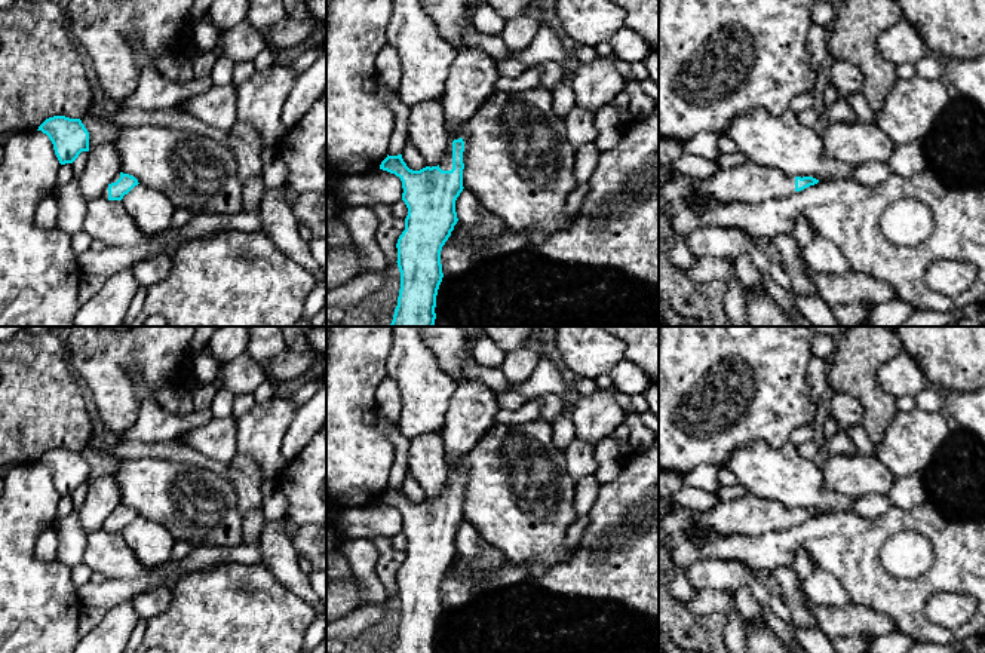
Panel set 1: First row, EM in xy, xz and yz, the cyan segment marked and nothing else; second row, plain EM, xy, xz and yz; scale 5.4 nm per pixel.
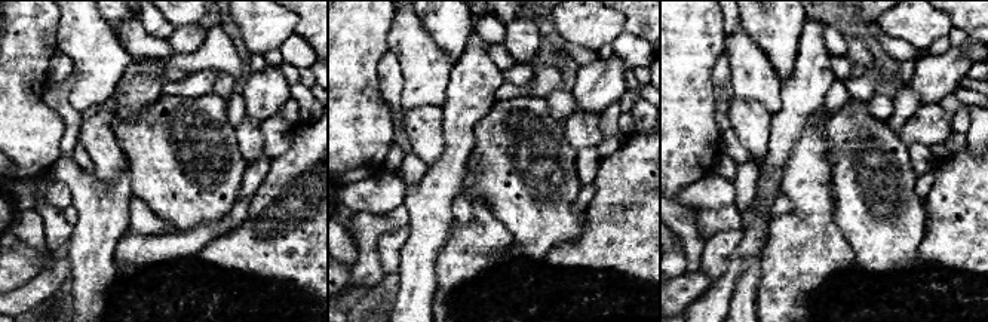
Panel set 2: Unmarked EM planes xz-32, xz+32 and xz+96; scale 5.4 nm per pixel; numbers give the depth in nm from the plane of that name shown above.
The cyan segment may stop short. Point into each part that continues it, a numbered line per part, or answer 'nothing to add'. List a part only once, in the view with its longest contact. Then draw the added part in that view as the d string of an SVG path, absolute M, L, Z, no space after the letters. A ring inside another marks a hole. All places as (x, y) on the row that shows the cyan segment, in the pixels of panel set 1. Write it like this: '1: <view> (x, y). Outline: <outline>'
1: xz (473, 73). Outline: M475 46L460 49L441 101L448 137L447 156L439 163L442 171L452 169L452 141L464 138L461 126L495 92L498 77L497 62L485 50Z

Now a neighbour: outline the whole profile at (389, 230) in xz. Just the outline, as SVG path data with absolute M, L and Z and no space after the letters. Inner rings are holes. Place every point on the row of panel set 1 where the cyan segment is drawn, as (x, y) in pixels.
M378 205L374 209L380 217L377 243L384 254L386 264L395 264L398 261L396 243L405 230L405 220L395 218L389 205Z

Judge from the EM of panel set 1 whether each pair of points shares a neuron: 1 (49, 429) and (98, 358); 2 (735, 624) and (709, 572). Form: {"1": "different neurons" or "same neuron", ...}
{"1": "different neurons", "2": "different neurons"}

